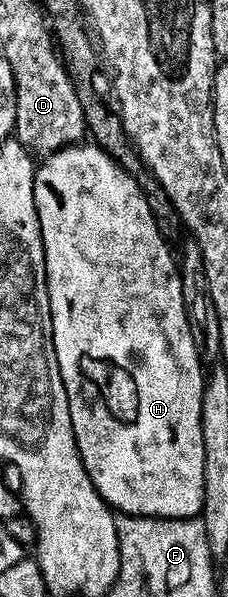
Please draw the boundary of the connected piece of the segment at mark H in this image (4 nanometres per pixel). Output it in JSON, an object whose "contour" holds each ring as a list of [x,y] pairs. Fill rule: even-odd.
{"contour":[[[71,144],[66,149],[58,150],[56,153],[49,155],[43,162],[46,163],[43,166],[41,163],[34,171],[34,203],[38,209],[38,219],[42,229],[42,243],[46,253],[46,287],[50,297],[50,319],[52,320],[52,336],[54,337],[54,347],[56,348],[56,360],[58,361],[60,376],[68,396],[68,412],[72,416],[72,432],[76,440],[76,448],[80,452],[84,468],[88,472],[92,484],[98,489],[98,495],[106,501],[107,506],[115,511],[139,518],[157,518],[159,520],[177,520],[201,515],[202,497],[204,496],[204,436],[202,435],[202,387],[204,385],[204,369],[202,370],[202,368],[204,368],[204,362],[200,357],[200,347],[194,343],[192,332],[189,331],[184,296],[182,295],[179,263],[176,261],[176,258],[170,255],[170,250],[166,247],[169,246],[167,239],[163,238],[162,233],[156,228],[156,220],[144,200],[142,190],[136,184],[136,180],[132,180],[132,176],[128,176],[128,172],[124,172],[124,168],[119,166],[113,158],[105,154],[100,147],[93,144]]]}

